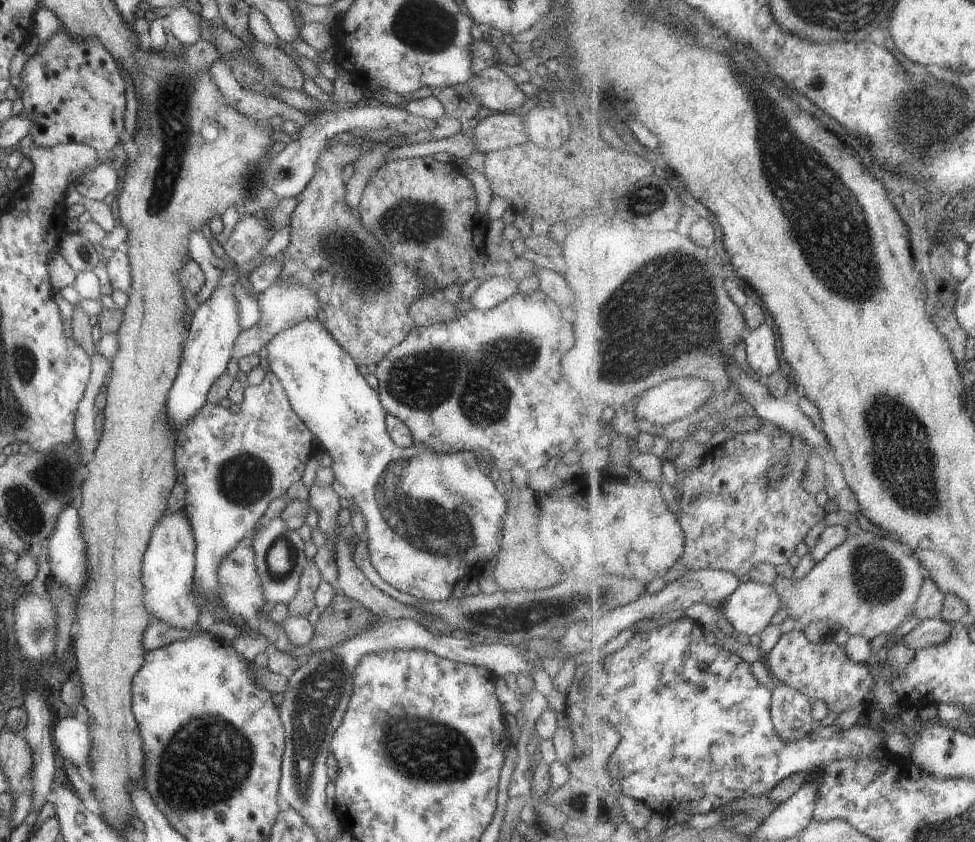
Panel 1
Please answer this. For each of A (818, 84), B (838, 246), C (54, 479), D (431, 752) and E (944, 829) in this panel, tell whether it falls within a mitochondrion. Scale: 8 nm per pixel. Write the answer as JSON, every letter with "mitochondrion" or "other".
{"A":"mitochondrion","B":"mitochondrion","C":"mitochondrion","D":"mitochondrion","E":"mitochondrion"}

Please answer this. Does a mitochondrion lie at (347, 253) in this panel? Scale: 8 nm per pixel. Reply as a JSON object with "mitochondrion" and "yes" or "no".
{"mitochondrion":"yes"}

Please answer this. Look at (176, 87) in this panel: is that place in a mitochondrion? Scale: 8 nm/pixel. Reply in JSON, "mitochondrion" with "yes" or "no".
{"mitochondrion":"yes"}

